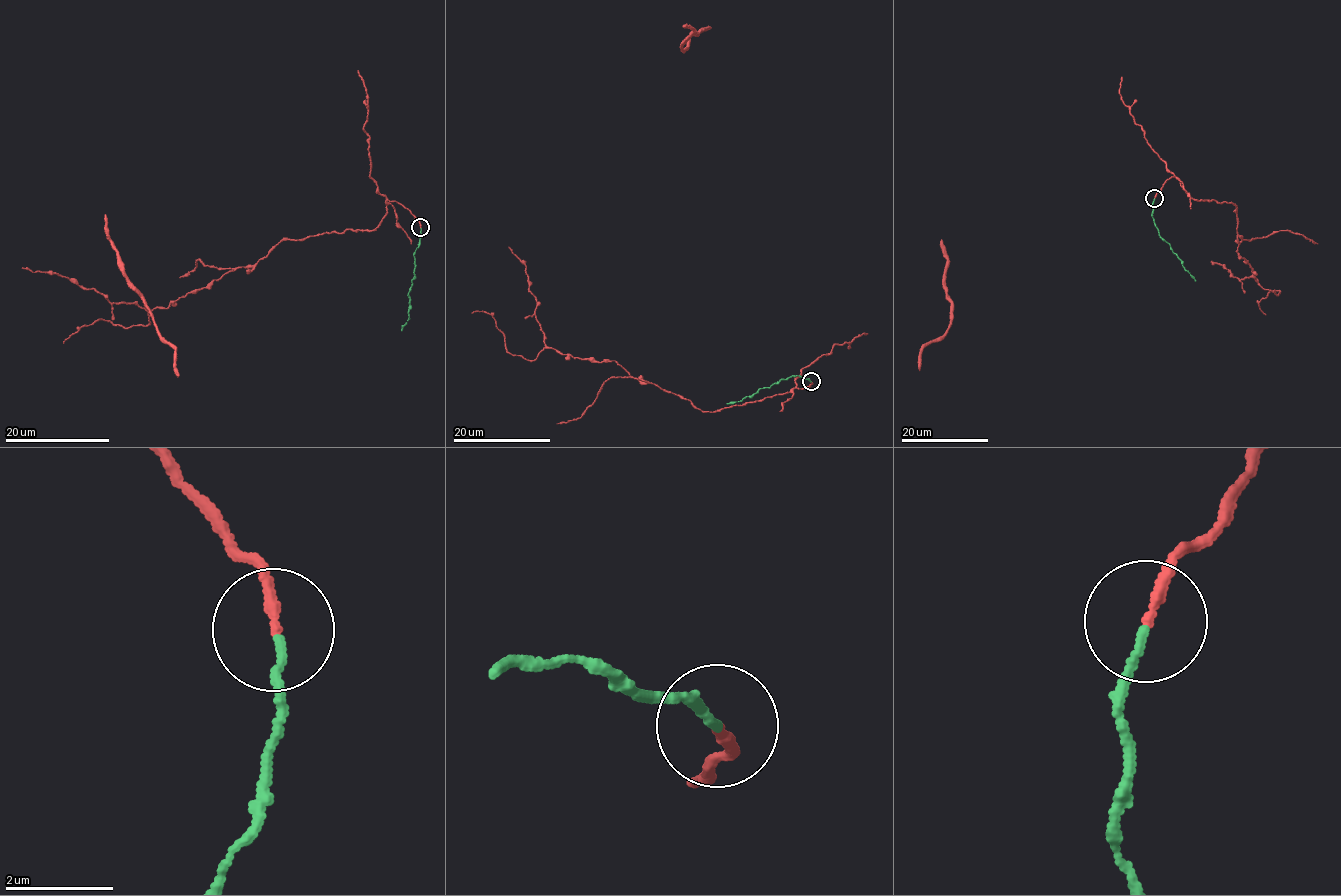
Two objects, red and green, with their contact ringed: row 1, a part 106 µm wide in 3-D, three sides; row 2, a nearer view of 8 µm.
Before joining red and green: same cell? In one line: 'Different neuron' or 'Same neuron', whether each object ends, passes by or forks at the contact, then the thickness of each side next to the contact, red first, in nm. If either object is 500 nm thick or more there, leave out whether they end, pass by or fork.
Different neuron. At the ring red ends. At the ring green ends. Thickness 190 nm (red) against 140 nm

